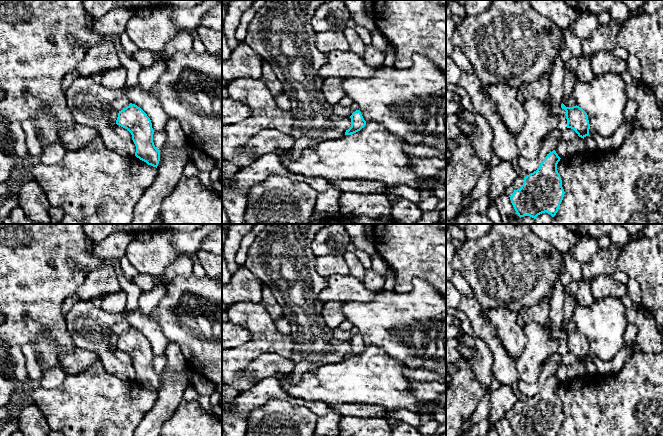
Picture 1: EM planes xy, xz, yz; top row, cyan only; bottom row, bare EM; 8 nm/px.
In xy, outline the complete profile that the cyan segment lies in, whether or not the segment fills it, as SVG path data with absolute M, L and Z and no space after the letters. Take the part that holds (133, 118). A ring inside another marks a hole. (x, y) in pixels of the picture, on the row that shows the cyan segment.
M130 103L119 111L116 124L131 133L136 146L135 156L157 168L160 161L160 150L154 145L154 130L147 114L137 105Z

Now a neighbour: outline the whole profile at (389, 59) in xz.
M388 44L384 56L384 66L393 67L394 63L395 63L395 49L392 45Z

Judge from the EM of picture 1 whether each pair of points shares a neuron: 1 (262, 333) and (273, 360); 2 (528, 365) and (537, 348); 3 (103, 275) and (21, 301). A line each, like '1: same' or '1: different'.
1: different
2: same
3: different

